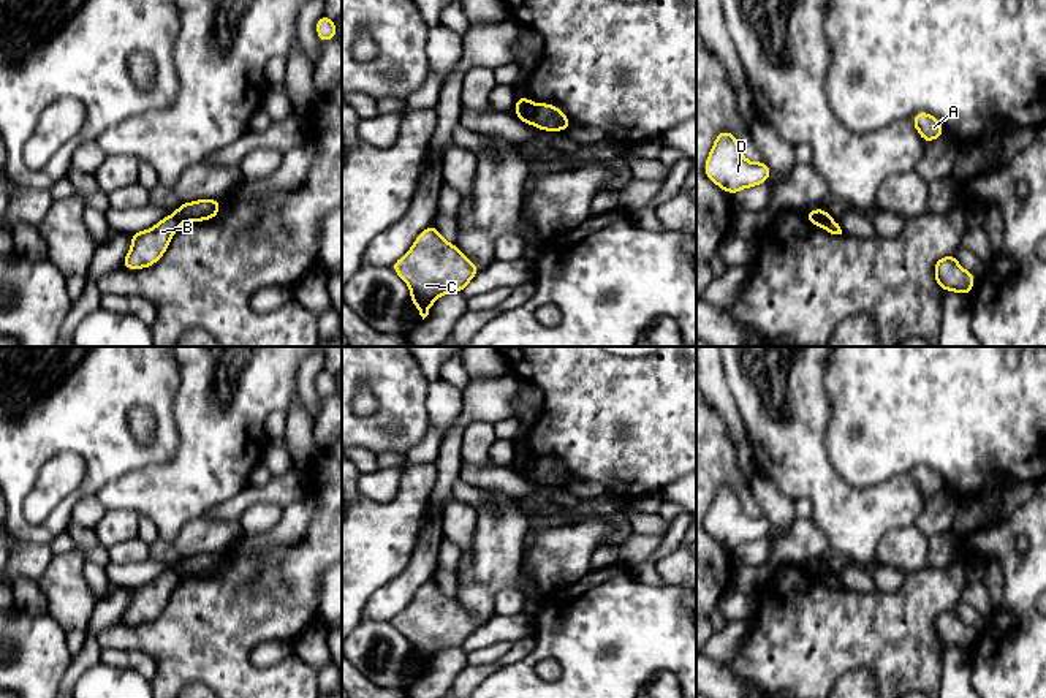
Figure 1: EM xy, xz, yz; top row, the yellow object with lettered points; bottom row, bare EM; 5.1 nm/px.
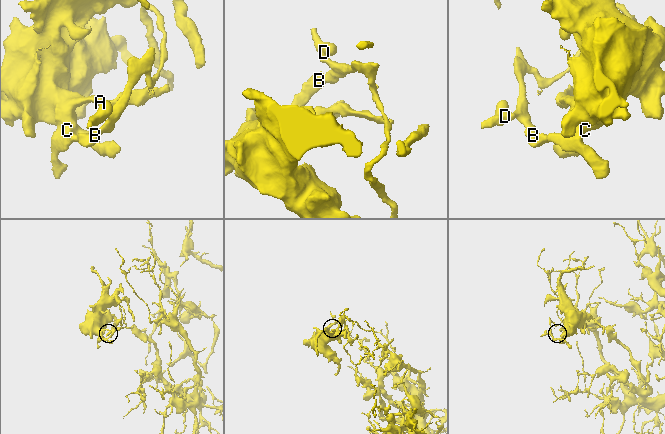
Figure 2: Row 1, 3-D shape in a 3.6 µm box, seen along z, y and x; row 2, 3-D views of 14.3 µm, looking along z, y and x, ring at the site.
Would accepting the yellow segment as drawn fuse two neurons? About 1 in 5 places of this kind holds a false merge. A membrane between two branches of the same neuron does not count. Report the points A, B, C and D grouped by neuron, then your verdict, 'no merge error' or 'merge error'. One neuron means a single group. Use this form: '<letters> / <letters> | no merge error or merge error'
A B C / D | merge error

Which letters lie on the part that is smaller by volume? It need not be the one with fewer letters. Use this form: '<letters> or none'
A, B, C

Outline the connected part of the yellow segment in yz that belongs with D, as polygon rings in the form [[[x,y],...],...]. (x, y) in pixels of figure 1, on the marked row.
[[[720,131],[704,161],[704,174],[728,195],[761,185],[771,179],[772,169],[764,160],[748,161],[733,131]]]

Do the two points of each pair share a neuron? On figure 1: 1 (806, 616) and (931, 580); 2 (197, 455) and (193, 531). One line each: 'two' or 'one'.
1: one
2: two

